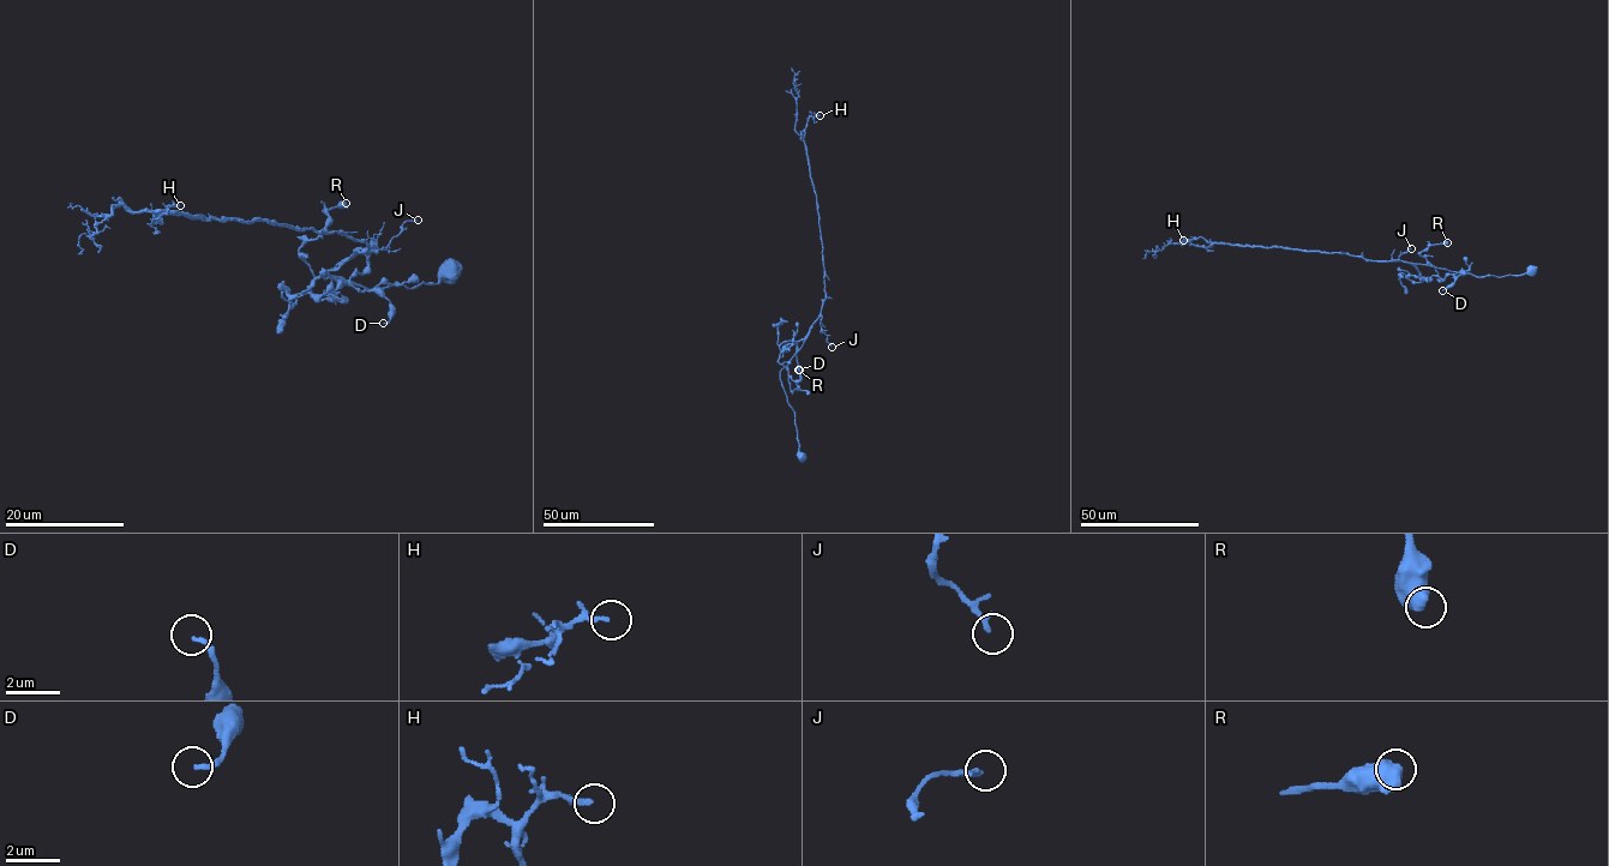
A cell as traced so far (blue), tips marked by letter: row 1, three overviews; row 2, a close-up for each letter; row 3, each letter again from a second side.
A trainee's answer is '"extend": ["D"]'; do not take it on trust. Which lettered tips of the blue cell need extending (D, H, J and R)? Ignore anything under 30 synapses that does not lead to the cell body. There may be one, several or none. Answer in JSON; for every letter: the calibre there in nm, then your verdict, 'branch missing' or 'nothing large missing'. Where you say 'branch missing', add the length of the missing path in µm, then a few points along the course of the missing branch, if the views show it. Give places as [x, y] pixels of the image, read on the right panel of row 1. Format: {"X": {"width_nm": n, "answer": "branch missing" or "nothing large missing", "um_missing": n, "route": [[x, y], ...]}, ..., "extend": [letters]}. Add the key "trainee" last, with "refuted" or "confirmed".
{"D": {"width_nm": 180, "answer": "nothing large missing"}, "H": {"width_nm": 130, "answer": "nothing large missing"}, "J": {"width_nm": 170, "answer": "nothing large missing"}, "R": {"width_nm": 650, "answer": "nothing large missing"}, "extend": [], "trainee": "refuted"}

